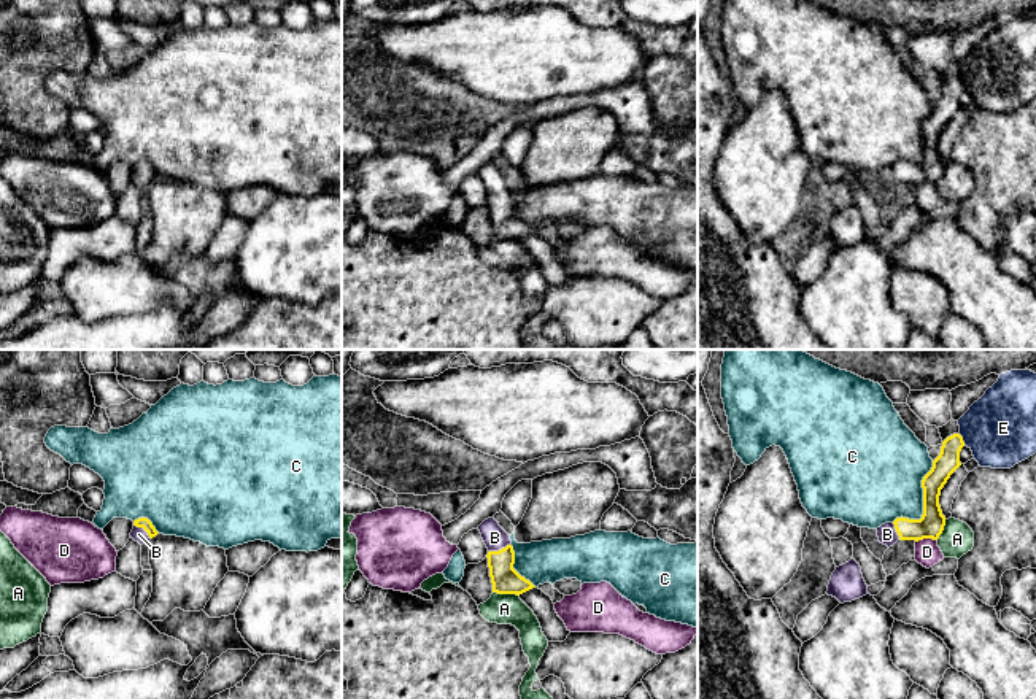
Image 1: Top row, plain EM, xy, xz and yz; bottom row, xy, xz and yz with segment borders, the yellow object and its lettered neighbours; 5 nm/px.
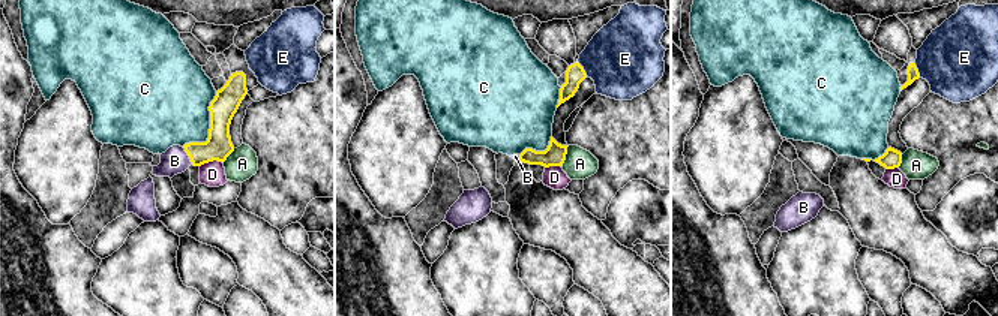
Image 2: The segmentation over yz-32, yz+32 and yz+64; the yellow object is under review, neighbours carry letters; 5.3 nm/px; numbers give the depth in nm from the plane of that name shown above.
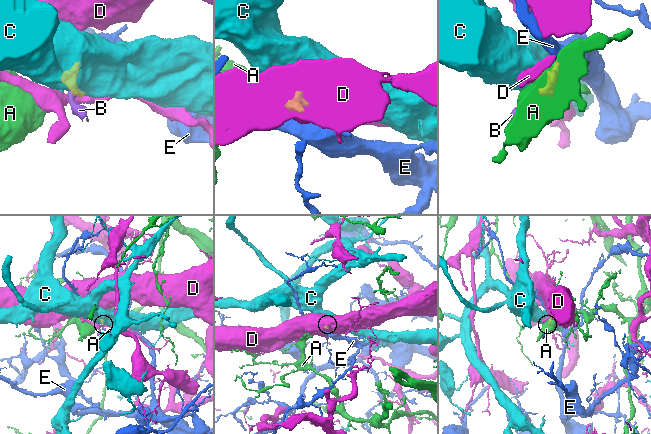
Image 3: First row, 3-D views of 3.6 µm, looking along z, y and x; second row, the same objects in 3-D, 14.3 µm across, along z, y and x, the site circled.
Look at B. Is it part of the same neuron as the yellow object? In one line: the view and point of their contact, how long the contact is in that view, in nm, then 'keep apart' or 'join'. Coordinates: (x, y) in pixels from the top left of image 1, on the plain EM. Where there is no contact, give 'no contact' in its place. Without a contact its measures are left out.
meets yellow in xz at (499, 194); contact 120 nm long; join

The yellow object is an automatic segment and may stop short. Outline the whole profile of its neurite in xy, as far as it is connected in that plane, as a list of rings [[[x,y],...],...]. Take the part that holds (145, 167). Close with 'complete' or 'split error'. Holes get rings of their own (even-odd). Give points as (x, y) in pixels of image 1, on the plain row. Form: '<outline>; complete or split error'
[[[138,162],[133,165],[133,173],[130,176],[130,181],[138,186],[140,189],[149,186],[153,181],[156,181],[159,176],[153,170],[153,167],[148,162]]]; split error

